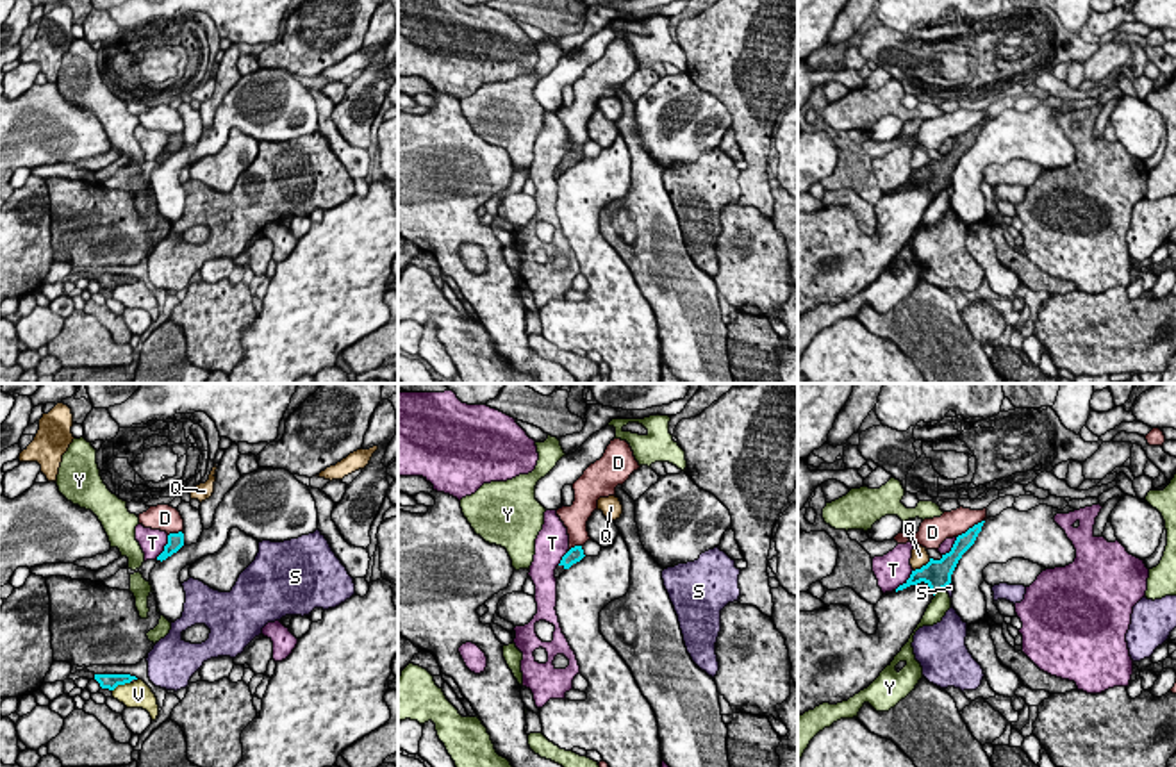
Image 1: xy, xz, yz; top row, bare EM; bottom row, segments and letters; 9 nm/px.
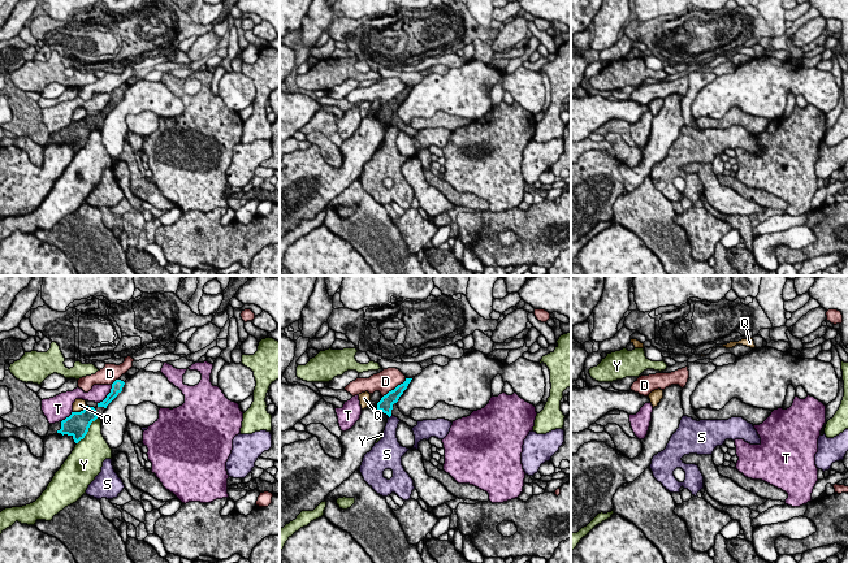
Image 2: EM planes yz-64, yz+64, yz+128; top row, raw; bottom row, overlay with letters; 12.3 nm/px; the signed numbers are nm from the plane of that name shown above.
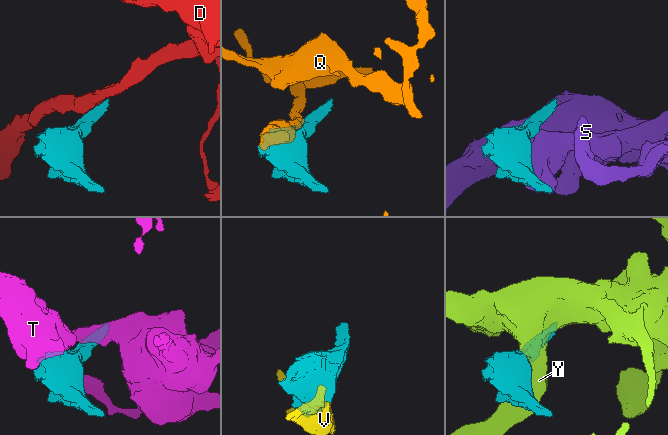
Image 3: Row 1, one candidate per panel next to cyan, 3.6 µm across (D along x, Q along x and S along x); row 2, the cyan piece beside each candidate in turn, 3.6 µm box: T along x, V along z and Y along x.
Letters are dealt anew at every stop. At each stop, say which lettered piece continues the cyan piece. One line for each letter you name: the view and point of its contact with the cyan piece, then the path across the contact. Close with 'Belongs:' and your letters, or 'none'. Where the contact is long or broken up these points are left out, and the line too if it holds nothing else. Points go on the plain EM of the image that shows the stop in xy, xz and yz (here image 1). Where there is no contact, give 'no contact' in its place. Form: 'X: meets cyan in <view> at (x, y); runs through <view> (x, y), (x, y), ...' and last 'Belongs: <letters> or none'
Belongs: none

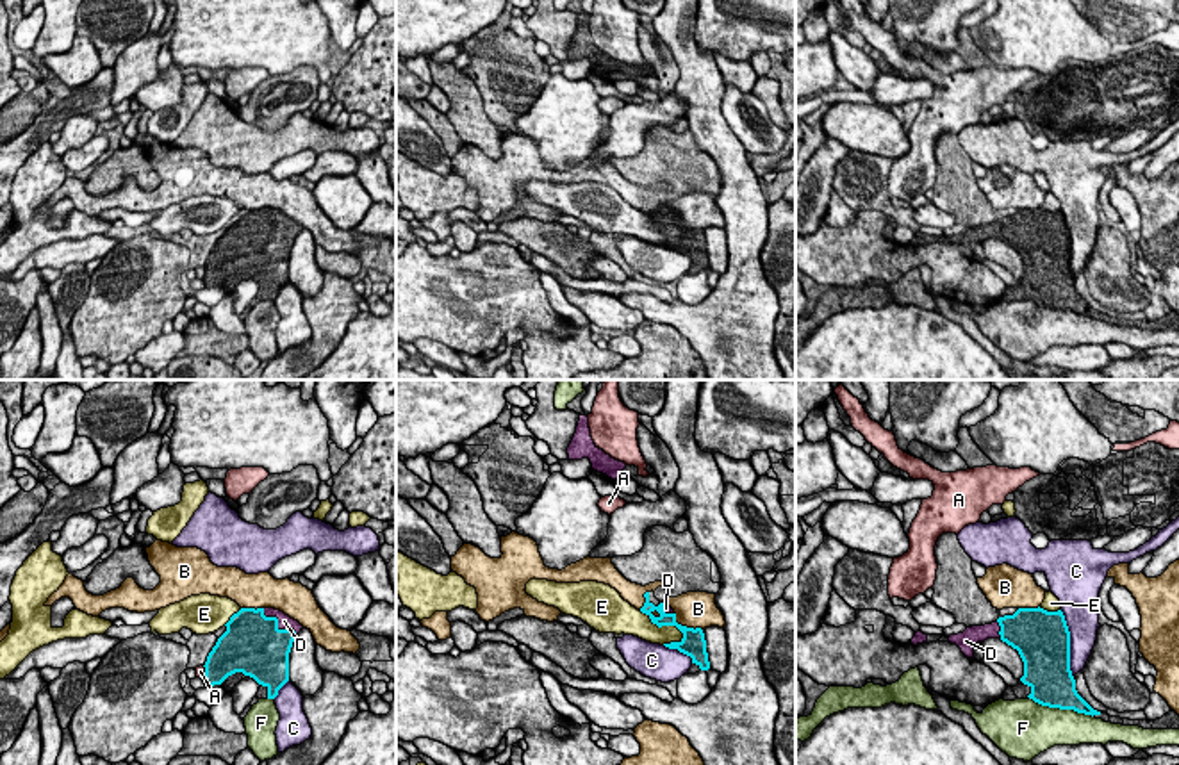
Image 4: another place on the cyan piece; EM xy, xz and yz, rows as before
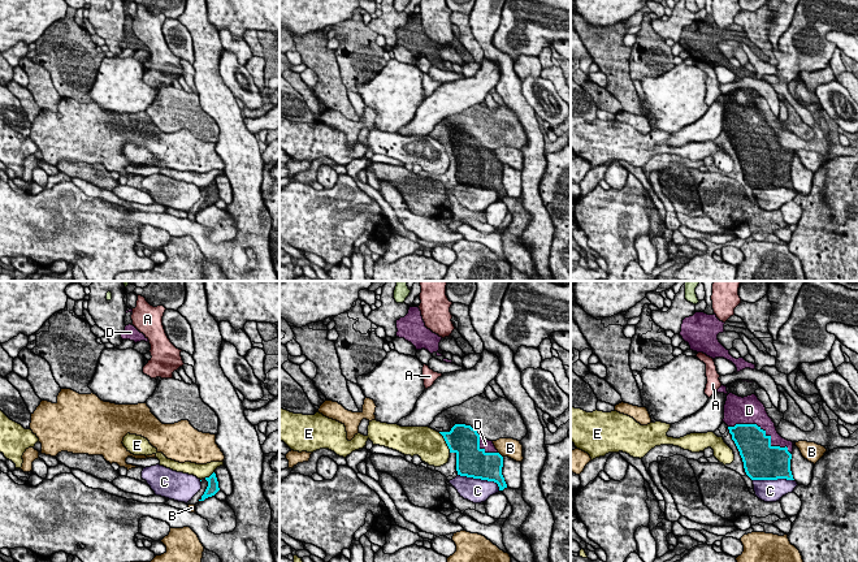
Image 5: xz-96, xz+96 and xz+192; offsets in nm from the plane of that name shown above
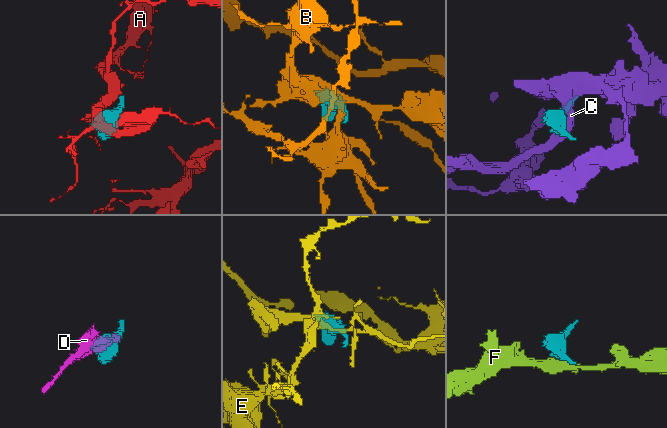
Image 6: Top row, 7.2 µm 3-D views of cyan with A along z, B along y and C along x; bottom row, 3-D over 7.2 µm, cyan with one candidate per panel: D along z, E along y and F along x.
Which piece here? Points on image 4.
D: meets cyan in xy at (277, 223)
Belongs: D

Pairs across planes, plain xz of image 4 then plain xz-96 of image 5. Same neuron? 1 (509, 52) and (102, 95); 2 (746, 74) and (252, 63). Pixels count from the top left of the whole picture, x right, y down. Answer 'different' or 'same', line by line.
1: different
2: different

